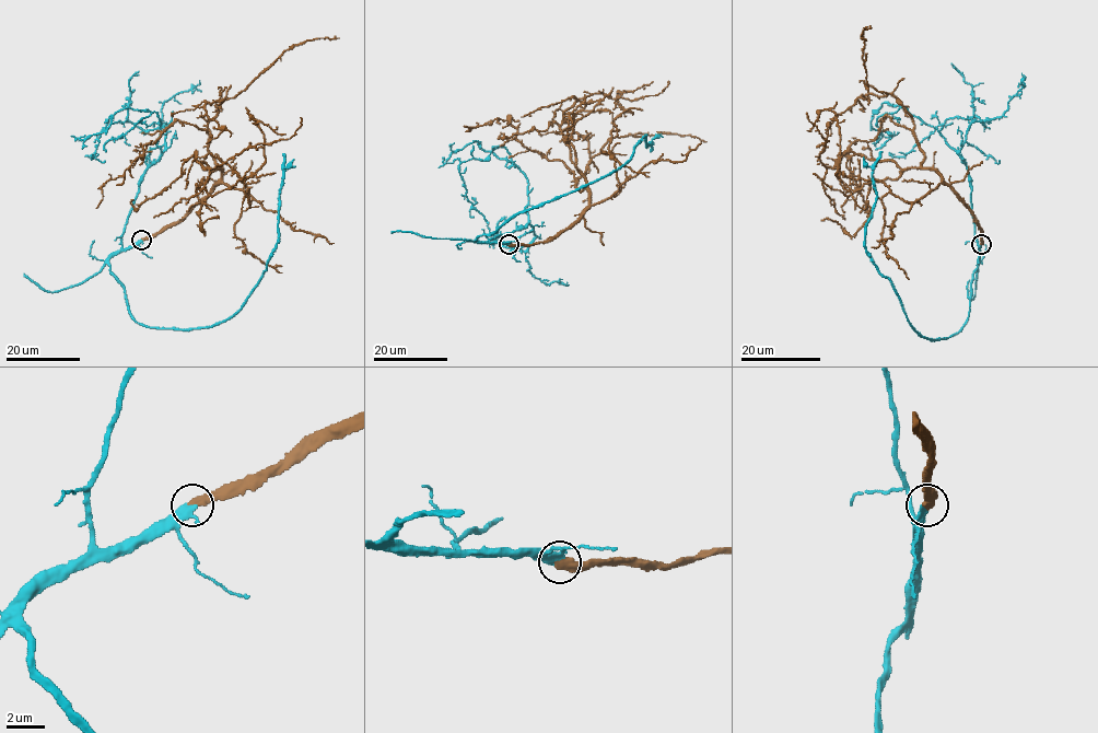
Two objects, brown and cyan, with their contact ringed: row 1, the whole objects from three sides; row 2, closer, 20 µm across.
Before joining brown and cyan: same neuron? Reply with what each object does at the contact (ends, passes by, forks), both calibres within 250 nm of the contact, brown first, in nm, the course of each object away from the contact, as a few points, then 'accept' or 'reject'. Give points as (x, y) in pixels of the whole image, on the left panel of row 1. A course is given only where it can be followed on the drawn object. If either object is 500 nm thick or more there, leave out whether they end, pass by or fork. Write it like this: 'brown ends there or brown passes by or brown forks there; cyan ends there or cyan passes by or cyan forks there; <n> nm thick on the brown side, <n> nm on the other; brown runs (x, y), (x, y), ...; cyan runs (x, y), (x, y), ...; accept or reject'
brown ends there; cyan ends there; 480 nm thick on the brown side, 420 nm on the other; brown runs (141, 240), (175, 224), (221, 177), (205, 130), (175, 120), (145, 143), (121, 175), (108, 181), (96, 208); cyan runs (141, 240), (108, 259), (138, 323), (200, 329), (231, 317), (278, 242), (282, 153); accept

